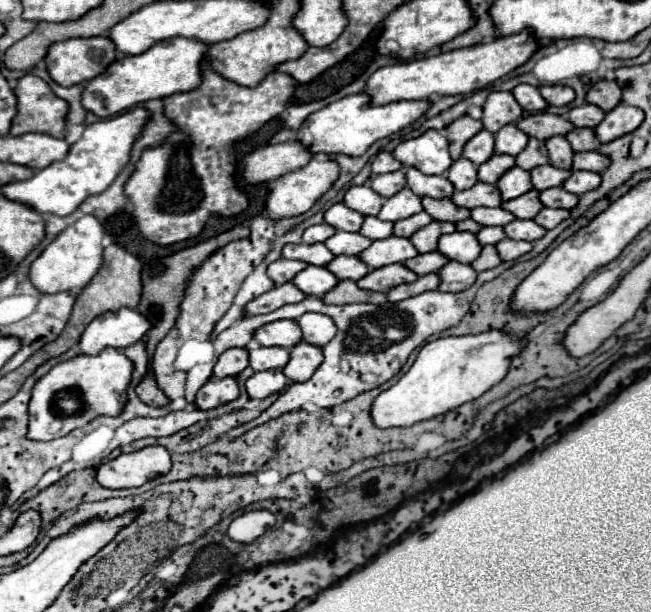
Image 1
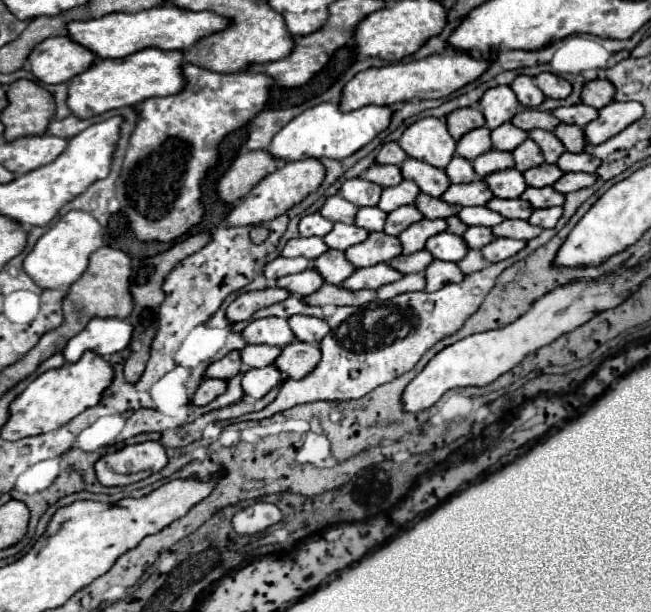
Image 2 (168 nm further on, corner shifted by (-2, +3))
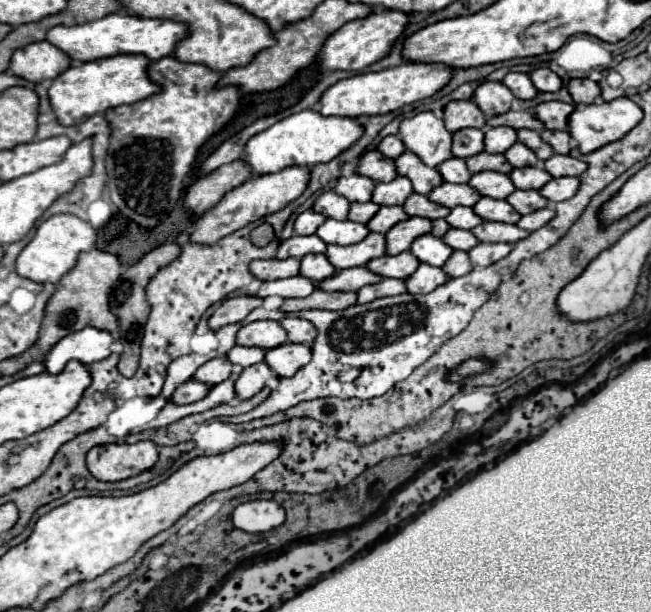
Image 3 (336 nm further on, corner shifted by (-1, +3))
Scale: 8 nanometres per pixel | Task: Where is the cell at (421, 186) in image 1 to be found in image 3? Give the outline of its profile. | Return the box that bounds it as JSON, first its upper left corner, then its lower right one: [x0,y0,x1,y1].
[396,151,442,195]

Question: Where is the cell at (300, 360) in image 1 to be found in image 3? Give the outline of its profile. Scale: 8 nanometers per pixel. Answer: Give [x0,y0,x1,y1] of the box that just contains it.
[266,343,312,377]

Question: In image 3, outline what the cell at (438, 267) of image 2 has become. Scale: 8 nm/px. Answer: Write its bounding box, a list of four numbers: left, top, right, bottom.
[406,265,448,293]

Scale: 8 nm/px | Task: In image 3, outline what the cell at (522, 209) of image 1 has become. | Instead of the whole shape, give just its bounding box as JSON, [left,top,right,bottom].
[474,197,520,223]

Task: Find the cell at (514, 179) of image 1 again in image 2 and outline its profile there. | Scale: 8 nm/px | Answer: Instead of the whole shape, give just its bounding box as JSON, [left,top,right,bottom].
[485,169,527,199]

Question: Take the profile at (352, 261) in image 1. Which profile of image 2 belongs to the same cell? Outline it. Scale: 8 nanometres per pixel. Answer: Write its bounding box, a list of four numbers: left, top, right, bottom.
[313,249,357,285]

